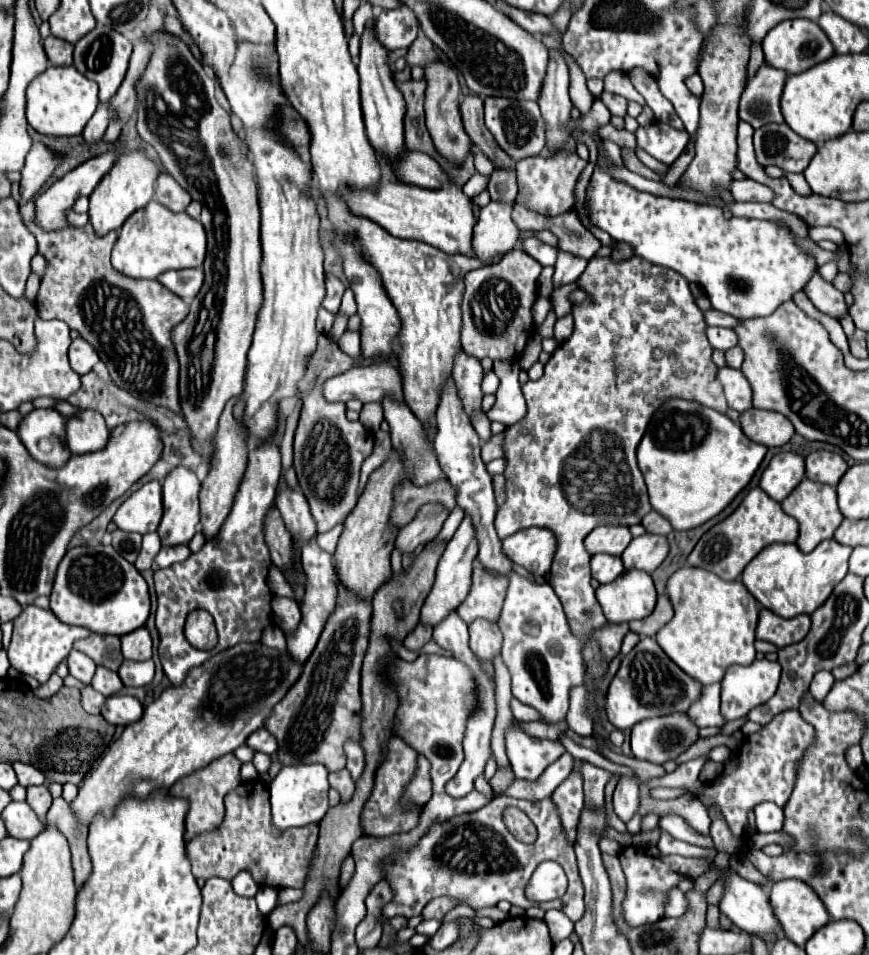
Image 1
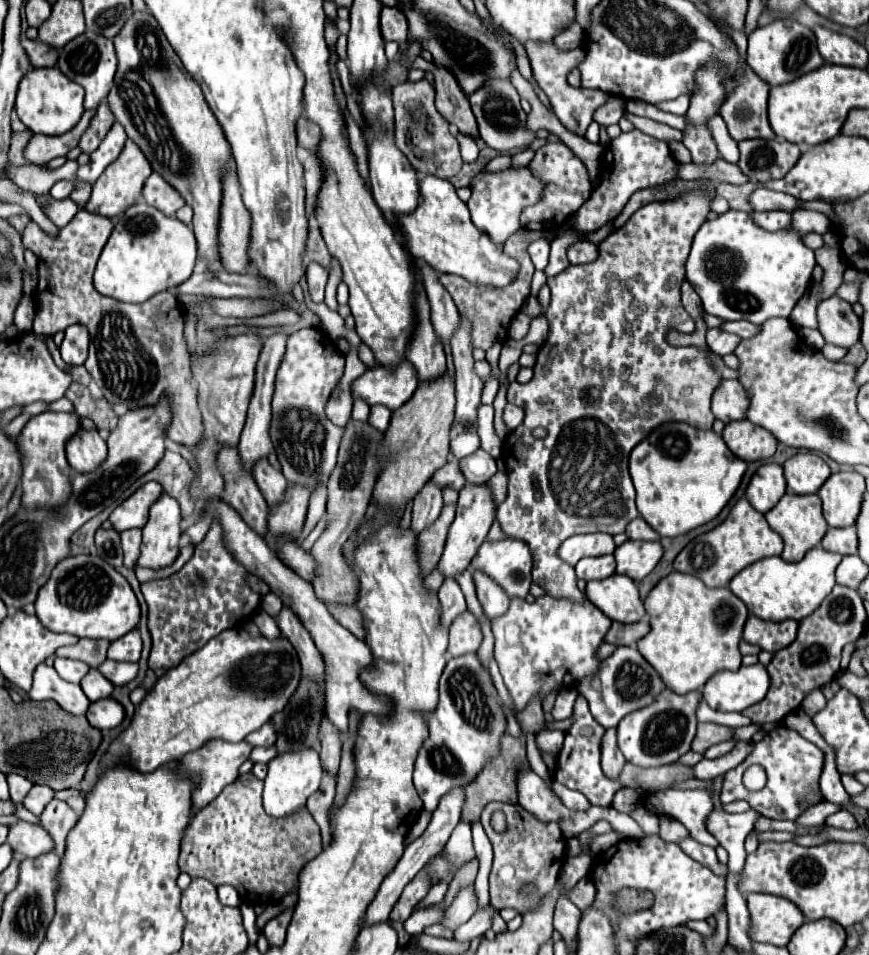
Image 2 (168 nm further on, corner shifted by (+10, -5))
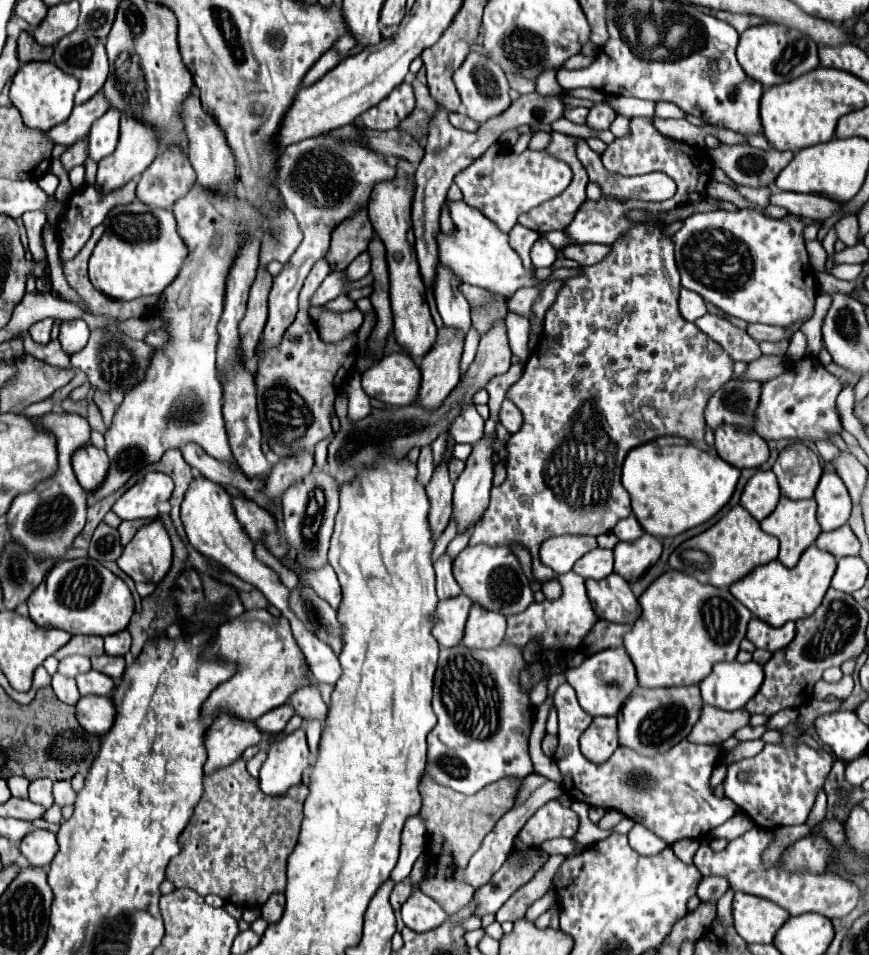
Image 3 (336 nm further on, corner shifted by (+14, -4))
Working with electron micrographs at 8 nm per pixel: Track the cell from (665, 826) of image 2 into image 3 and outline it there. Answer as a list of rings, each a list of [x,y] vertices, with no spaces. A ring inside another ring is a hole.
[[[564,683],[558,687],[556,695],[554,695],[554,703],[558,709],[558,723],[560,723],[560,731],[558,731],[558,749],[554,753],[554,761],[562,773],[562,787],[564,793],[568,793],[574,801],[584,801],[590,807],[602,807],[602,809],[618,809],[622,813],[626,813],[632,821],[642,823],[644,827],[648,827],[654,835],[658,835],[664,843],[672,845],[680,839],[700,839],[706,837],[712,829],[716,829],[718,825],[726,823],[730,819],[730,799],[718,799],[710,789],[708,789],[708,781],[712,775],[712,769],[718,765],[720,761],[720,747],[716,745],[694,745],[688,743],[686,739],[680,741],[676,747],[672,747],[668,753],[656,755],[656,757],[642,757],[638,753],[634,753],[632,749],[626,747],[618,747],[616,753],[610,757],[610,761],[596,765],[592,761],[588,761],[582,753],[580,753],[580,735],[588,729],[593,718],[582,711],[582,707],[578,705],[576,699],[576,691]]]

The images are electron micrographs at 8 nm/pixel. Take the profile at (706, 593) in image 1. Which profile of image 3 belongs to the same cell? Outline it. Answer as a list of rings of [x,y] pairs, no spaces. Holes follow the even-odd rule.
[[[670,569],[640,595],[642,615],[632,633],[624,635],[624,649],[634,661],[640,687],[698,685],[710,675],[714,663],[736,659],[752,613],[732,597],[729,587],[702,585],[682,571]]]

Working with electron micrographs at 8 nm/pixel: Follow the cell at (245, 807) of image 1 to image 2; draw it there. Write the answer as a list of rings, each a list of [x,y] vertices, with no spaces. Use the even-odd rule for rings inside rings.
[[[252,772],[240,774],[232,784],[228,784],[208,806],[200,808],[194,814],[186,836],[182,840],[182,852],[178,866],[182,872],[190,874],[190,878],[206,878],[214,886],[230,884],[240,894],[240,900],[258,906],[258,904],[274,904],[284,898],[284,894],[292,894],[298,890],[298,872],[300,868],[316,858],[322,852],[320,828],[314,822],[308,808],[300,808],[296,814],[288,818],[272,818],[262,808],[262,780],[258,780]]]

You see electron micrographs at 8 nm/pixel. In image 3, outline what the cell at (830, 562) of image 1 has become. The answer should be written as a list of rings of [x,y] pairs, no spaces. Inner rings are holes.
[[[810,545],[802,553],[796,567],[792,567],[792,569],[784,567],[780,561],[770,561],[766,565],[758,565],[748,575],[744,575],[736,583],[732,583],[730,593],[740,603],[744,603],[744,607],[748,607],[754,617],[758,617],[760,621],[764,621],[772,627],[780,627],[786,621],[798,621],[802,617],[808,617],[818,609],[818,605],[824,599],[824,593],[830,587],[834,569],[836,569],[836,557],[832,557],[830,553],[824,553],[816,545]]]

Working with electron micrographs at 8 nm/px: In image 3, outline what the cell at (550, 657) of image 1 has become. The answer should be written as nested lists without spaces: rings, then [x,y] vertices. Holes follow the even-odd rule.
[[[568,571],[566,575],[560,575],[558,579],[564,587],[562,597],[558,597],[556,601],[544,599],[542,603],[532,603],[528,605],[526,611],[508,617],[504,643],[516,645],[518,649],[524,649],[528,643],[536,643],[542,651],[560,651],[560,653],[570,653],[574,647],[582,645],[592,625],[596,625],[598,615],[594,613],[588,601],[584,579],[580,575],[576,575],[574,571]]]

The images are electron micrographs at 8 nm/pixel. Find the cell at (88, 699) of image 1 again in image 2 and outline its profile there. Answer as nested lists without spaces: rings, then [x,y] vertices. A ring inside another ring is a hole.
[[[40,664],[34,672],[34,686],[28,692],[32,700],[56,700],[70,714],[86,714],[90,700],[80,684],[66,682],[52,666]]]

